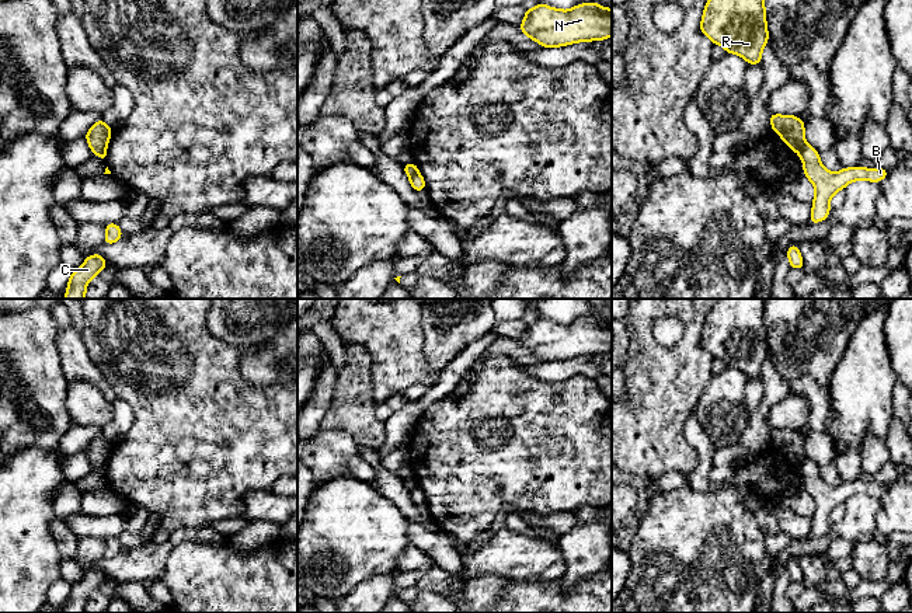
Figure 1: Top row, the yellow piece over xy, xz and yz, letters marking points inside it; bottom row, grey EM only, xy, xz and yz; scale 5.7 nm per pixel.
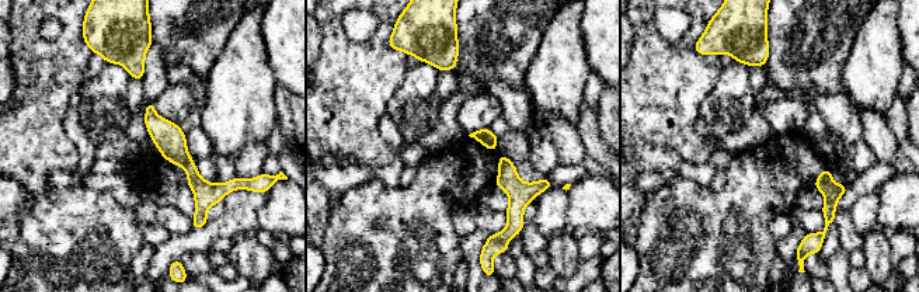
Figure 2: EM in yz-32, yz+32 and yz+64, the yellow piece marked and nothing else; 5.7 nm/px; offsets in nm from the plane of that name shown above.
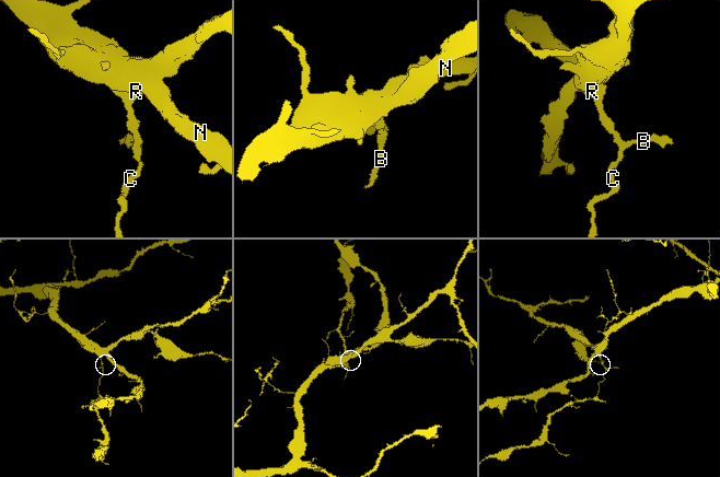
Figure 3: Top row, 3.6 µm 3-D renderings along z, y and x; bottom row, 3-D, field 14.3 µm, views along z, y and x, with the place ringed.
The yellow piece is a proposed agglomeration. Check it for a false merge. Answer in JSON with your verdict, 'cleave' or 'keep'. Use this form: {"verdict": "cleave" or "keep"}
{"verdict": "cleave"}

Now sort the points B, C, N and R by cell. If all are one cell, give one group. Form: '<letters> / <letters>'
B C / N R

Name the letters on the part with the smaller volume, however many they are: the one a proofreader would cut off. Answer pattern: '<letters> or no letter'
B, C

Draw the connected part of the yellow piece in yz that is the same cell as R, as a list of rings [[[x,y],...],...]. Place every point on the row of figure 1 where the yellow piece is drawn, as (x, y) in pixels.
[[[709,0],[700,31],[727,53],[739,55],[748,65],[760,65],[769,41],[765,0]]]

